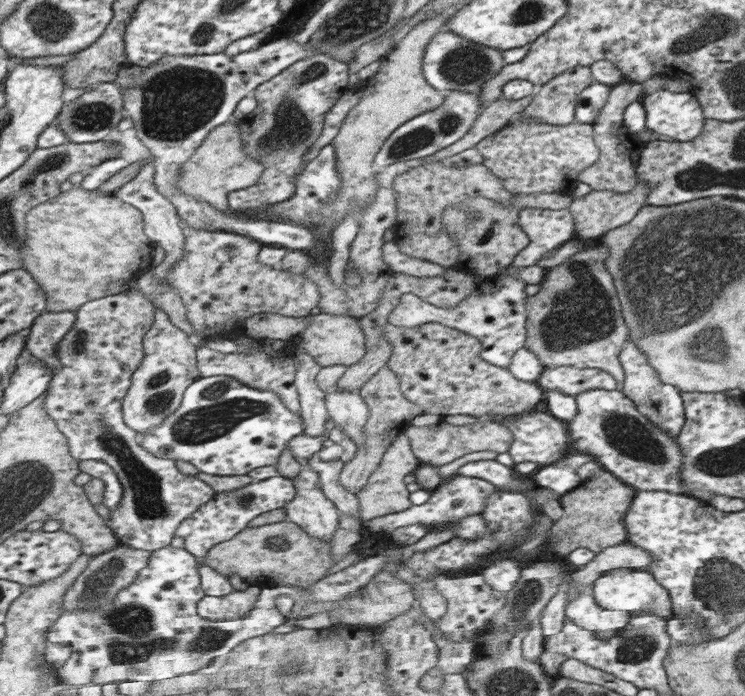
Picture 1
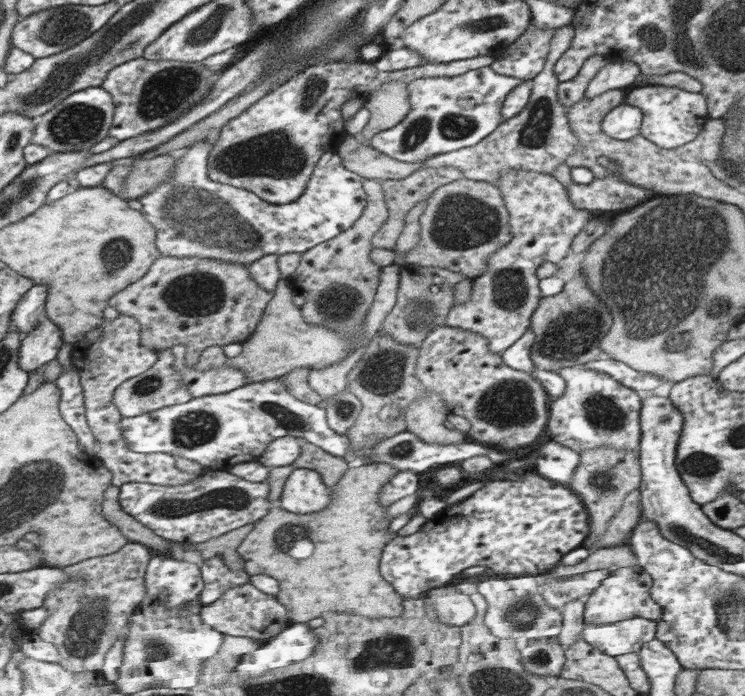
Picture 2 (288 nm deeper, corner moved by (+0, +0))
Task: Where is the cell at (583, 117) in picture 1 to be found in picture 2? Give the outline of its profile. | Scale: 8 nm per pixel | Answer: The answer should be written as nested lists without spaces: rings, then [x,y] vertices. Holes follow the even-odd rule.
[[[609,60],[609,64],[599,70],[599,74],[589,82],[585,90],[585,100],[597,98],[599,94],[605,94],[607,90],[619,90],[635,82],[639,76],[639,66],[631,60]]]

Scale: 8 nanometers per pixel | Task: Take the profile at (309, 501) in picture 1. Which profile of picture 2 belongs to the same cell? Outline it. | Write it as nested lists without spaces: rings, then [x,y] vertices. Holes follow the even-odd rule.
[[[293,470],[285,480],[277,506],[289,514],[321,514],[329,506],[327,488],[315,470]]]

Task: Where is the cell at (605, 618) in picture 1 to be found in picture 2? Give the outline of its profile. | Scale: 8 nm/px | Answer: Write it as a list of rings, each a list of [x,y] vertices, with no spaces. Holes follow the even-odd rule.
[[[627,618],[625,622],[613,622],[613,624],[585,624],[583,626],[583,636],[581,640],[595,646],[607,656],[619,656],[619,654],[629,654],[629,652],[639,652],[643,644],[651,642],[659,630],[659,624],[653,620],[645,618]]]

